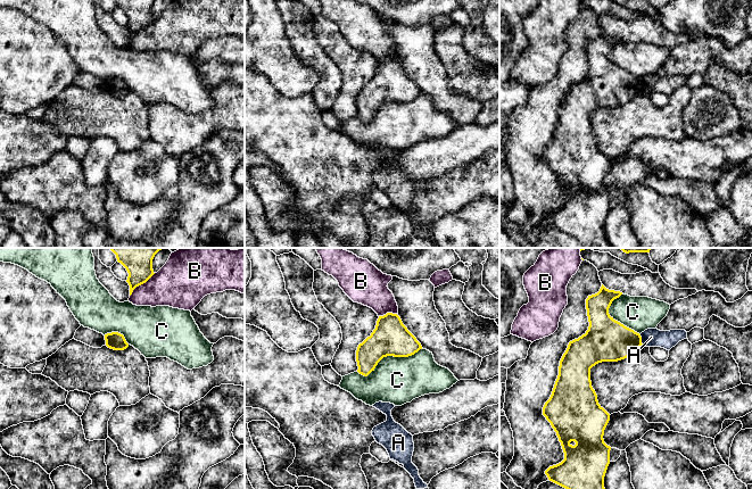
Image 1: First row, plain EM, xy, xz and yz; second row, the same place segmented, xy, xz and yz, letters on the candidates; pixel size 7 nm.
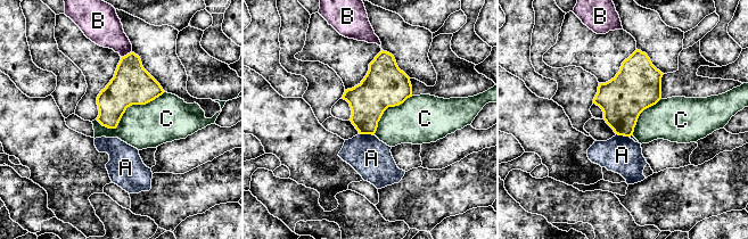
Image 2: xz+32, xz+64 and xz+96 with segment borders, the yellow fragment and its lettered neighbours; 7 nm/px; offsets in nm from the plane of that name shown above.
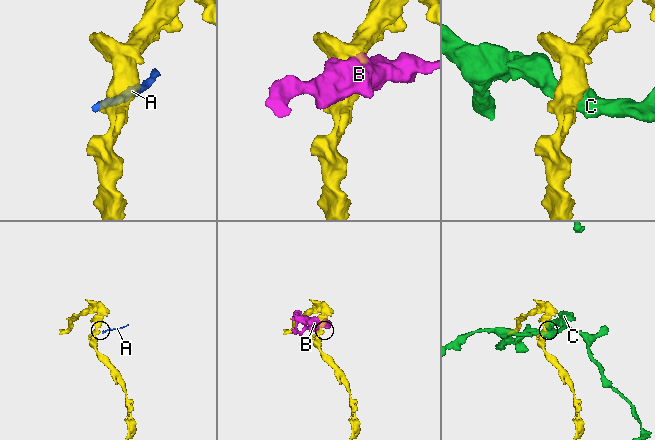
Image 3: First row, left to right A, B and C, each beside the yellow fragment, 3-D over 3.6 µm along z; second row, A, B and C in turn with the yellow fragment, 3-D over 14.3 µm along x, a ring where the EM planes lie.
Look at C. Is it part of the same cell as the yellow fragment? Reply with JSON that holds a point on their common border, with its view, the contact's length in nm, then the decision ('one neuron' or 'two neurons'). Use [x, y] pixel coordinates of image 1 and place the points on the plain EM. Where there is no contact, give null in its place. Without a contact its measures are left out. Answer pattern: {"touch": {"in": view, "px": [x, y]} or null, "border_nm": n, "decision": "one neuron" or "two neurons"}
{"touch": {"in": "xz", "px": [389, 100]}, "border_nm": 500, "decision": "two neurons"}

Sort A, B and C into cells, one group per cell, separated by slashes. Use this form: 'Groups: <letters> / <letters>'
Groups: A / B / C

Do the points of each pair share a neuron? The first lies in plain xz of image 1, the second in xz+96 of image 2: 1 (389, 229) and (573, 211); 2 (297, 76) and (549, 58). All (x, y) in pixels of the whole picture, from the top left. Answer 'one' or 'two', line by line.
1: one
2: two

